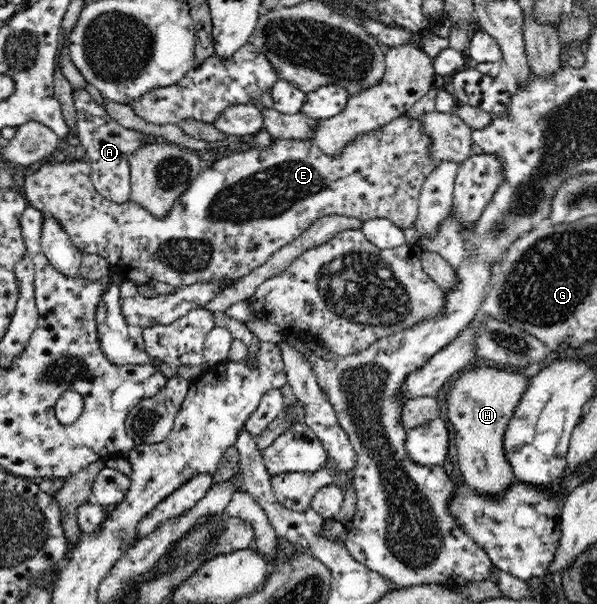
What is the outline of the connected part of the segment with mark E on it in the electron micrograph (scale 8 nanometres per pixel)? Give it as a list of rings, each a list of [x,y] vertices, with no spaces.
[[[405,115],[391,119],[387,125],[357,137],[355,141],[347,143],[347,147],[343,147],[343,151],[339,151],[337,155],[325,155],[320,151],[319,146],[311,139],[275,139],[271,143],[271,147],[263,147],[263,149],[253,149],[243,152],[237,152],[222,159],[215,159],[205,164],[202,171],[190,183],[190,187],[185,191],[177,201],[174,207],[163,216],[163,219],[157,219],[151,212],[140,207],[139,204],[134,202],[127,202],[117,204],[105,197],[102,197],[94,187],[91,180],[91,164],[85,159],[73,161],[71,163],[55,163],[55,164],[41,164],[41,168],[31,175],[25,176],[23,179],[22,193],[29,202],[29,206],[37,209],[42,214],[51,214],[56,221],[59,221],[60,226],[69,235],[71,242],[75,244],[76,248],[80,249],[82,254],[97,254],[103,256],[111,267],[111,272],[116,280],[131,281],[138,286],[144,284],[152,284],[157,281],[169,283],[176,287],[193,285],[193,283],[219,283],[230,279],[236,282],[240,277],[245,277],[251,273],[253,269],[263,265],[278,249],[286,246],[289,243],[295,242],[313,223],[316,219],[321,219],[326,215],[344,215],[351,216],[352,218],[360,219],[360,221],[367,222],[369,219],[385,218],[397,225],[399,228],[413,228],[417,222],[418,217],[418,202],[420,192],[427,177],[440,165],[440,161],[434,161],[429,156],[429,147],[431,147],[431,137],[425,130],[423,124],[416,119],[409,119]]]

